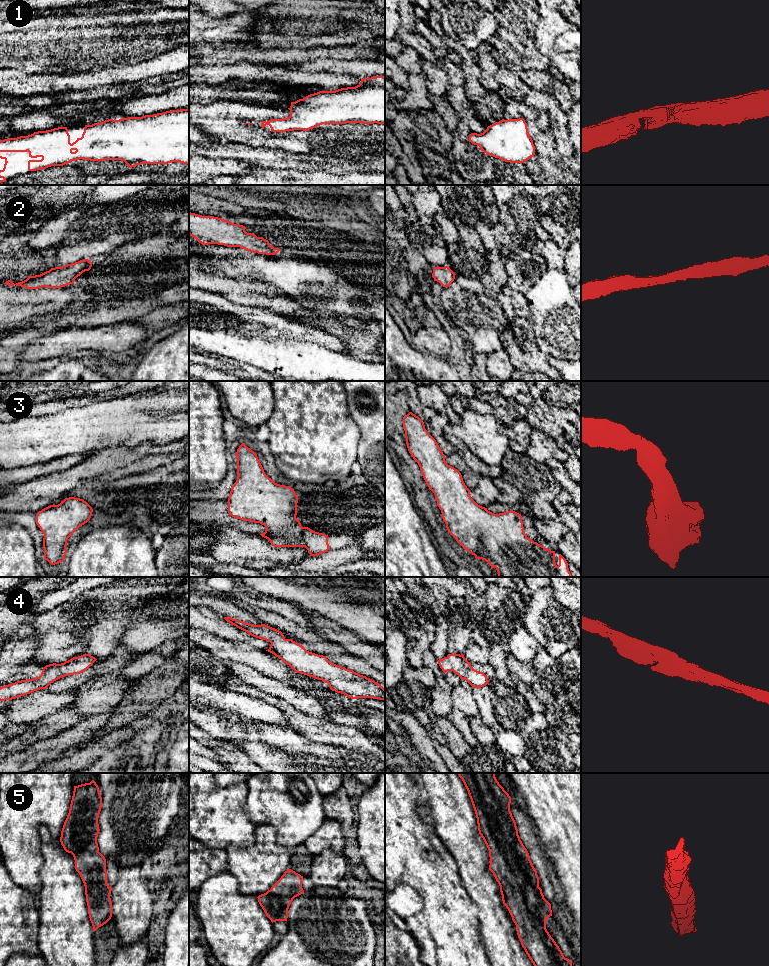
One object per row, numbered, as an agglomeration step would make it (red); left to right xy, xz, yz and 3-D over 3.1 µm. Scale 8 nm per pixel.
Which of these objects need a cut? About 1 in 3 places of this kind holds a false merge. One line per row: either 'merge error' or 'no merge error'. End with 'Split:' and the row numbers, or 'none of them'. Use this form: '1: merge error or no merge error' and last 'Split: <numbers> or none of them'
1: no merge error
2: no merge error
3: no merge error
4: no merge error
5: no merge error
Split: none of them

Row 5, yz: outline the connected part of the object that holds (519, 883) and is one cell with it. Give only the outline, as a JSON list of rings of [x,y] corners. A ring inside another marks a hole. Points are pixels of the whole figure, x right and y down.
[[[458,773],[471,799],[478,824],[490,857],[489,870],[500,886],[503,904],[508,909],[521,945],[534,966],[572,966],[546,929],[546,919],[552,916],[551,904],[539,887],[539,877],[529,853],[518,835],[510,811],[511,797],[499,784],[495,773]]]

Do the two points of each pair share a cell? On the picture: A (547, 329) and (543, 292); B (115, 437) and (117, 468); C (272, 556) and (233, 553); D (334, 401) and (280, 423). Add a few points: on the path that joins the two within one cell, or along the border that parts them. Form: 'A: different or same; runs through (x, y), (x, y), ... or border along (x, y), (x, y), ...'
A: same; runs through (551, 320), (553, 317), (551, 301)
B: different; border along (139, 444), (134, 448), (102, 448), (93, 452)
C: same; runs through (262, 552), (243, 552)
D: same; runs through (321, 401), (316, 401), (293, 419)

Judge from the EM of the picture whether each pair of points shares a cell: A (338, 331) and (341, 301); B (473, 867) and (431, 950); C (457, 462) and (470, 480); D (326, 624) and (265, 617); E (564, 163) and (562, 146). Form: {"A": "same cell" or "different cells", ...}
{"A": "different cells", "B": "different cells", "C": "same cell", "D": "different cells", "E": "different cells"}

